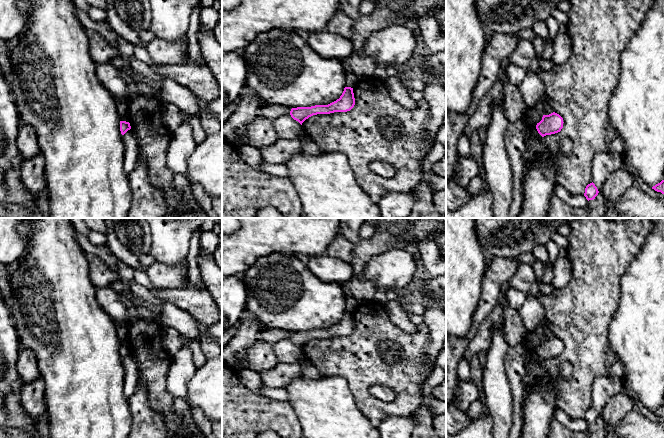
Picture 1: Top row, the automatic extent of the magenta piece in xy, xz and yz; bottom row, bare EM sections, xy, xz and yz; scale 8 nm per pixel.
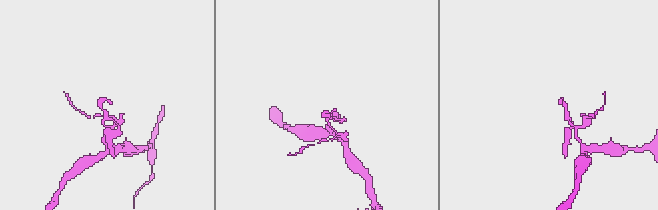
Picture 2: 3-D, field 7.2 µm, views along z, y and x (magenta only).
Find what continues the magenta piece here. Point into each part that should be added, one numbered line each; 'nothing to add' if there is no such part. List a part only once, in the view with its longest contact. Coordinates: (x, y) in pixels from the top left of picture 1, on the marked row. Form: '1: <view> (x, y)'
nothing to add

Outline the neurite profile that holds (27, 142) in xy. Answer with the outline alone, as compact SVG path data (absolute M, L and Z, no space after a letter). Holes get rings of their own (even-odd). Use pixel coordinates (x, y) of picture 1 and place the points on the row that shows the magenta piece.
M22 120L20 121L16 144L24 159L34 157L41 152L34 128Z

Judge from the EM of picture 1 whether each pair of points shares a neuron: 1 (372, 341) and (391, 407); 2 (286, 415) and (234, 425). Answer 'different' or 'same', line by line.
1: same
2: same

